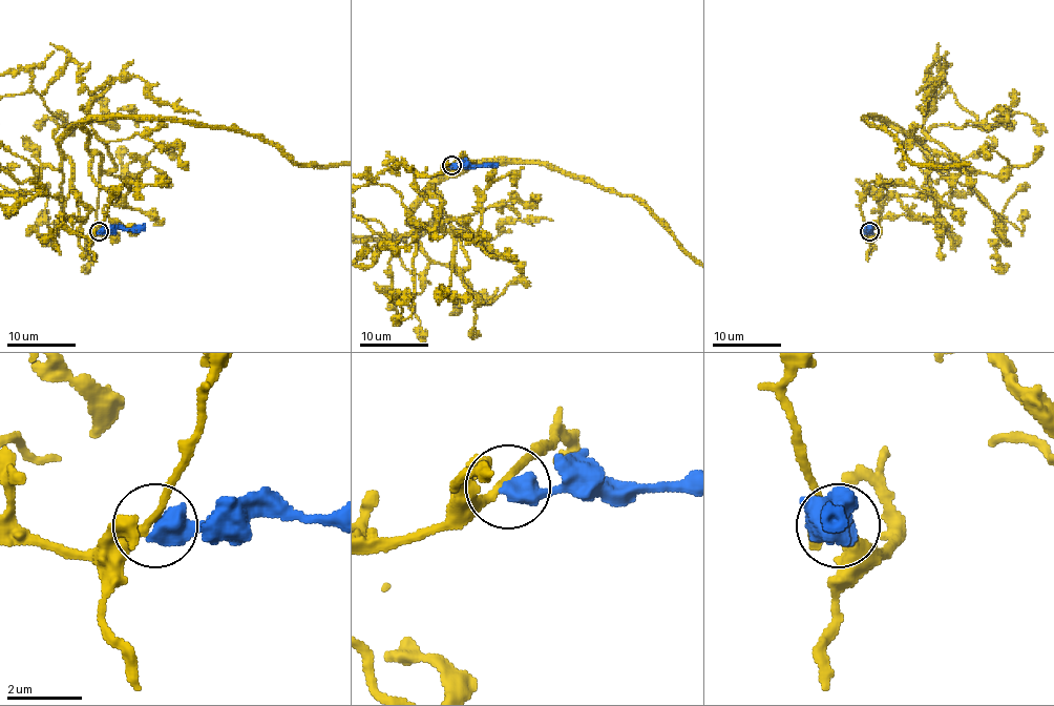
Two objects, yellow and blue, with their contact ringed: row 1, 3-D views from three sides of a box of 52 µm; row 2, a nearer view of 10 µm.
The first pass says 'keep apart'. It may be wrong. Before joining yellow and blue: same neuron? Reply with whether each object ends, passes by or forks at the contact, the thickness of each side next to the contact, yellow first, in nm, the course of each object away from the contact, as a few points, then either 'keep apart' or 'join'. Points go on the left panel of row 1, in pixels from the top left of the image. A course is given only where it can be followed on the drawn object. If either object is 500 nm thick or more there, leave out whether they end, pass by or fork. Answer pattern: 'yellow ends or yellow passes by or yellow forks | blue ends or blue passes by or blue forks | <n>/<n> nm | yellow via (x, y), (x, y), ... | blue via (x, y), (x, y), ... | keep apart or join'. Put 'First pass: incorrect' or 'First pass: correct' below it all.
200/600 nm | yellow via (99, 230), (62, 220), (83, 219), (60, 139), (76, 125), (116, 166), (89, 104), (140, 77), (199, 115) | blue via (99, 230), (140, 229), (145, 224) | join
First pass: incorrect

